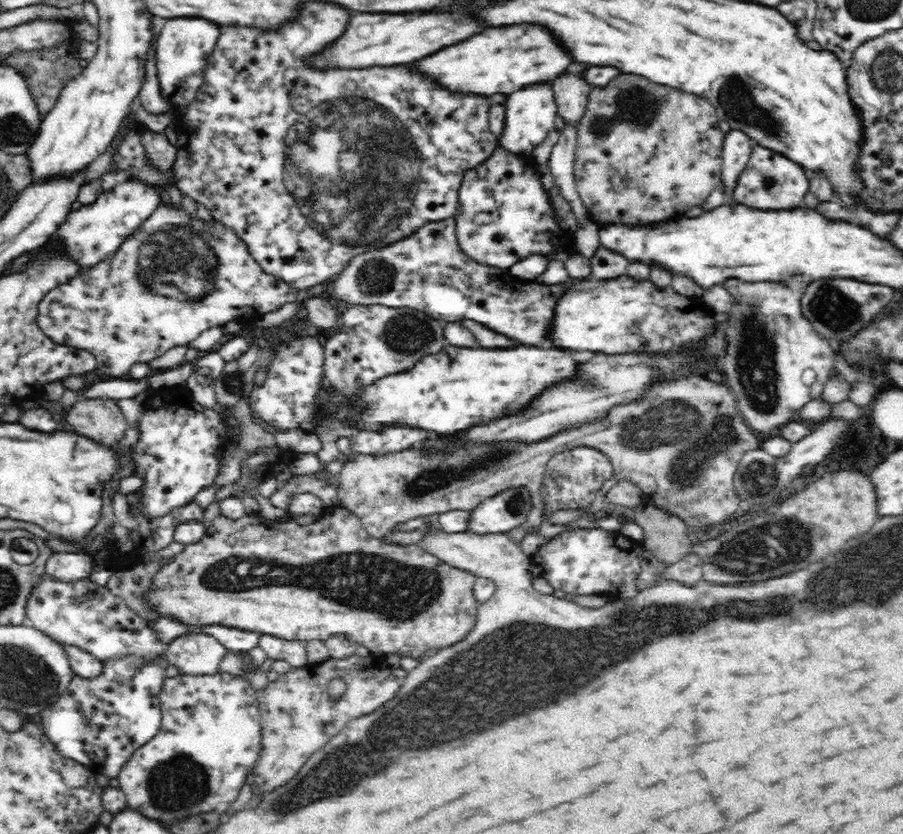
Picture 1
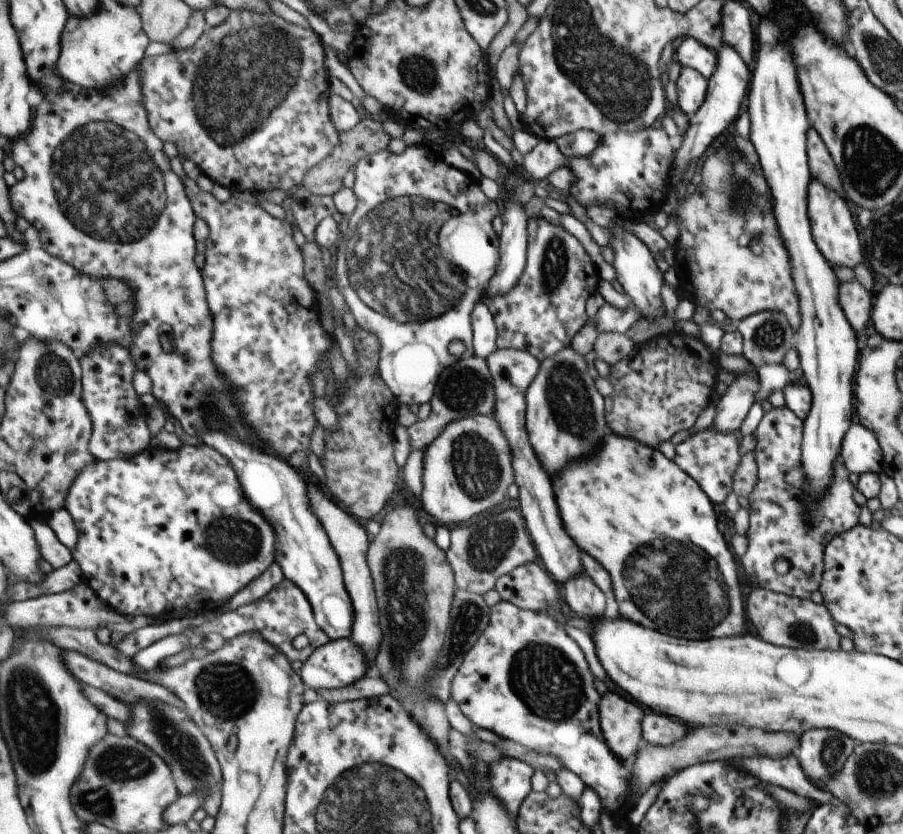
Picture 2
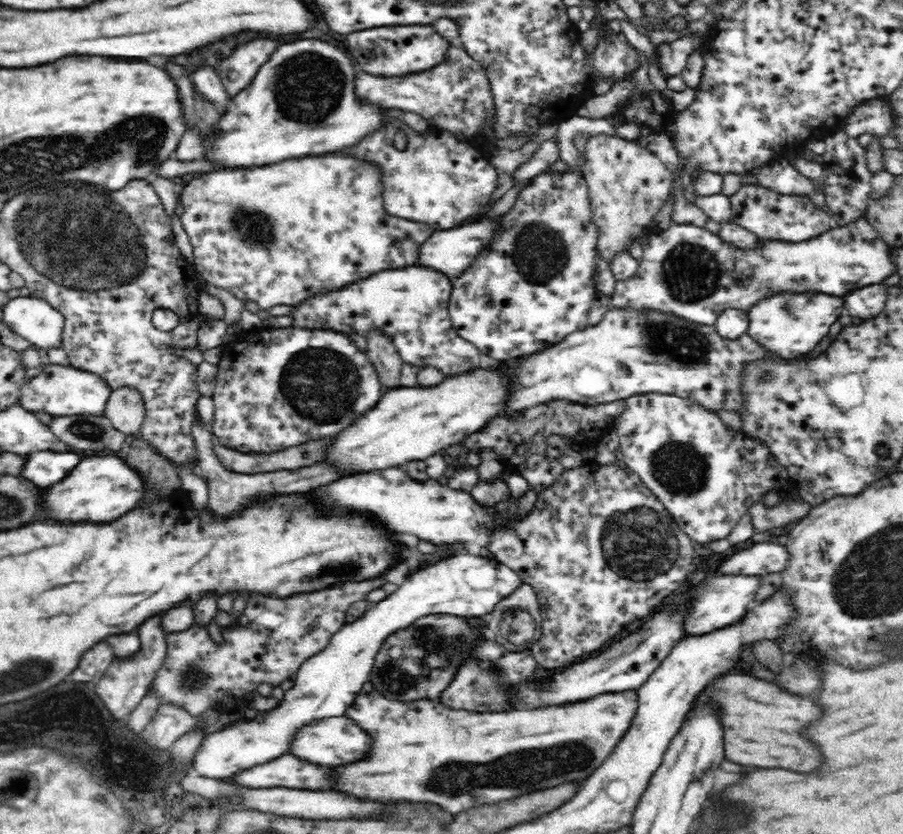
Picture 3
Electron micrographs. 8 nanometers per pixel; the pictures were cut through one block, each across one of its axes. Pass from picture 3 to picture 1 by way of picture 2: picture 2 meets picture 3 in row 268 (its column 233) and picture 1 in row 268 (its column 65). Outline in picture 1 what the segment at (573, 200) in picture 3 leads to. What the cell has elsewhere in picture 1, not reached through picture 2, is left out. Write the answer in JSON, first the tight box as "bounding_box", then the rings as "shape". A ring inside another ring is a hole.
{"bounding_box":[454,146,574,270],"shape":[[[500,146],[494,150],[490,160],[484,160],[478,168],[466,172],[454,220],[462,250],[474,260],[502,270],[510,270],[516,262],[534,254],[548,260],[550,254],[566,256],[568,250],[574,250],[572,246],[560,250],[556,238],[568,236],[572,240],[572,232],[558,226],[552,202],[542,190],[540,174],[516,154],[504,152]]]}

